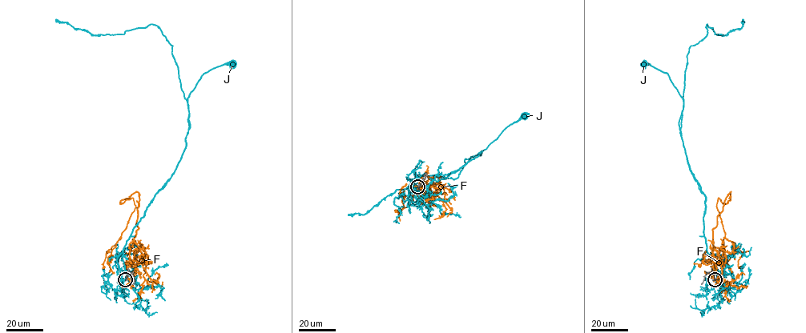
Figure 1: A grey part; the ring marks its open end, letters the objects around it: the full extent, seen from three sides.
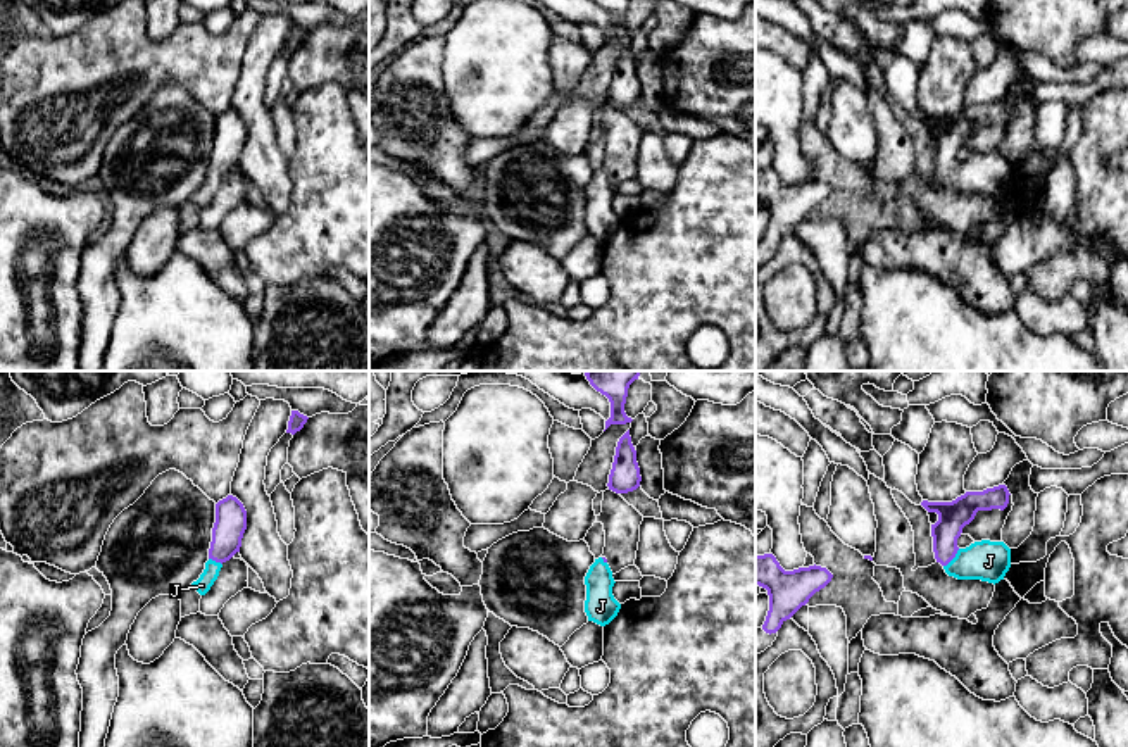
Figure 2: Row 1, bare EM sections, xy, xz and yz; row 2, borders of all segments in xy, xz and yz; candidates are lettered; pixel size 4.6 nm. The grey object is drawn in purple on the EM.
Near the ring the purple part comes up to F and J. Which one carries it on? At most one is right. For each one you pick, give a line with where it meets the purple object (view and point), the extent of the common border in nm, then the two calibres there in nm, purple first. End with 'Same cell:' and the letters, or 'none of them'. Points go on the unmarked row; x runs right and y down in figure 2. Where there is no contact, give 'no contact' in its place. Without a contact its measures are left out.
J: contact yz (952, 171); length 120 nm; calibres 140 and 190 nm
Same cell: J

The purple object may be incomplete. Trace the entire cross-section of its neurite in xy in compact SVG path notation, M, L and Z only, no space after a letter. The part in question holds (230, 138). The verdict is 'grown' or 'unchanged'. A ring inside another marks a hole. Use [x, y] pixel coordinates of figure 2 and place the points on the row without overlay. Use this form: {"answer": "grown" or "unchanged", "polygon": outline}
{"answer": "grown", "polygon": "M228 109L216 117L216 136L212 141L212 155L209 162L209 174L205 183L191 200L205 209L219 190L219 185L226 174L240 166L241 152L247 143L247 124L243 117Z"}

